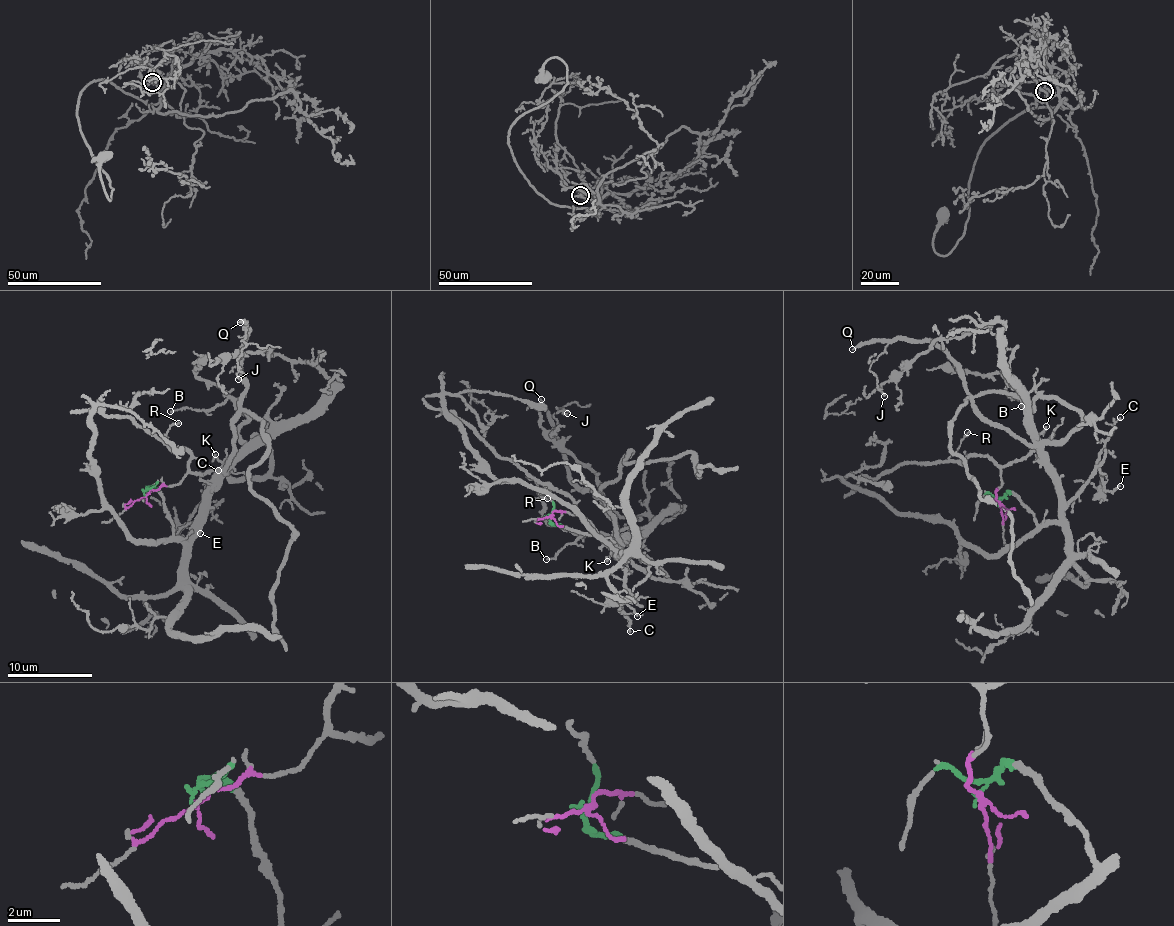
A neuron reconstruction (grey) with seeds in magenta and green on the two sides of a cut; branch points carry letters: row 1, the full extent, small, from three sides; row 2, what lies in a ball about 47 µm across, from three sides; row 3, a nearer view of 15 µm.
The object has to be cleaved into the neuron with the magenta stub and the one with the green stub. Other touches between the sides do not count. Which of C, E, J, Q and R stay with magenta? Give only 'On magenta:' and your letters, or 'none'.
On magenta: J, Q, R

